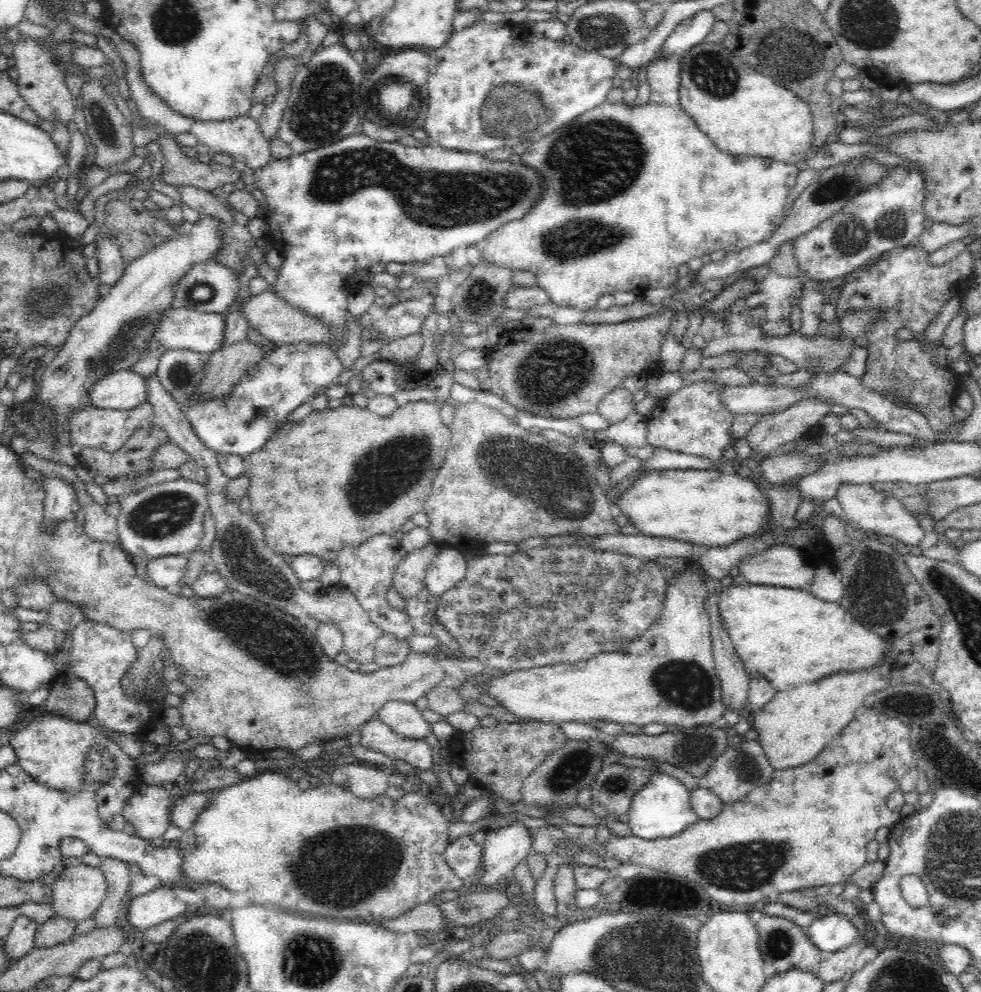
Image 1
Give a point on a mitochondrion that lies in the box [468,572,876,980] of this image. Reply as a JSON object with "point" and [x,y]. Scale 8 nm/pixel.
{"point":[737,869]}

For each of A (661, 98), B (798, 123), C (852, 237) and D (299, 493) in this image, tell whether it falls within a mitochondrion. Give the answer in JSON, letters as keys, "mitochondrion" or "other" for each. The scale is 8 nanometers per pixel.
{"A":"other","B":"other","C":"mitochondrion","D":"other"}

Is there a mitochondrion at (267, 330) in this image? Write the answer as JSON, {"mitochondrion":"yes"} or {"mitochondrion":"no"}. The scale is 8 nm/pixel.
{"mitochondrion":"no"}

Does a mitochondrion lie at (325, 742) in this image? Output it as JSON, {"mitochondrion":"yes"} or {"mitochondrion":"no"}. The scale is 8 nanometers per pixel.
{"mitochondrion":"no"}

